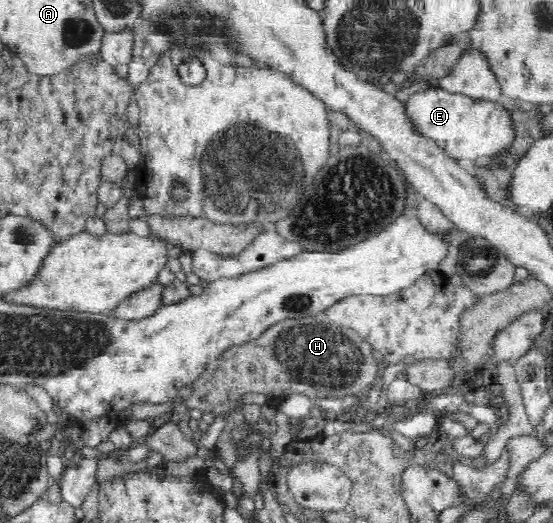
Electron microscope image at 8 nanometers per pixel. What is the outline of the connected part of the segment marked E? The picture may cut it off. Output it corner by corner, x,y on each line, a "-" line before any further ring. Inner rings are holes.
430,87
414,94
406,103
409,119
424,136
429,136
451,157
477,162
503,155
515,141
515,122
506,101
473,99
450,93
441,87

